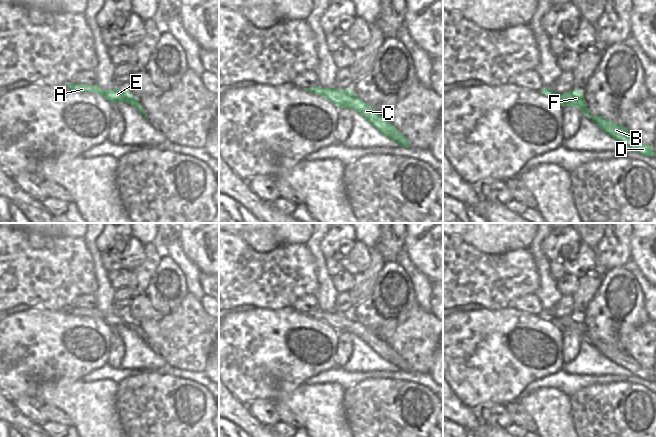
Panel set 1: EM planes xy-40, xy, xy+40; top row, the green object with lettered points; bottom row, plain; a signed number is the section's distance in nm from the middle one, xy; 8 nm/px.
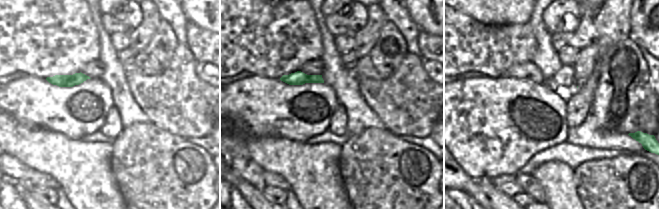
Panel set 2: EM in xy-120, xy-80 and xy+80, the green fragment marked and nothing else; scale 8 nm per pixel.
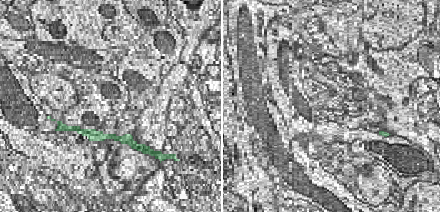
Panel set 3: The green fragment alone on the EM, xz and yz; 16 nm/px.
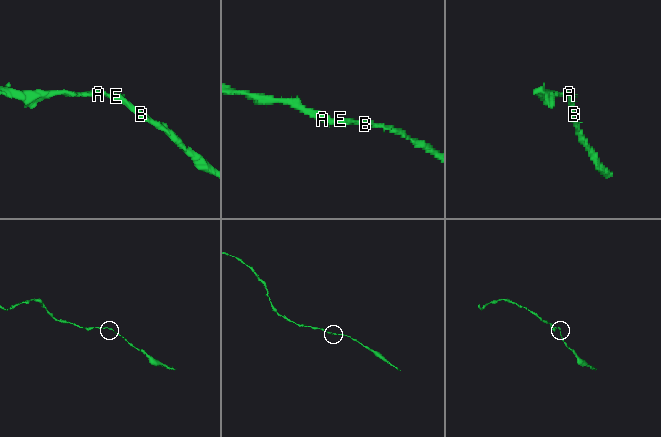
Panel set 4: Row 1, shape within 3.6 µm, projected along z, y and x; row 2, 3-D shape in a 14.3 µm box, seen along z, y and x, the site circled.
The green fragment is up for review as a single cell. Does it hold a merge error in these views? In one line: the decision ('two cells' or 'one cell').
one cell

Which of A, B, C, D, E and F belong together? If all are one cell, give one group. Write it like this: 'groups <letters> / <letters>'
groups A B C D E F

